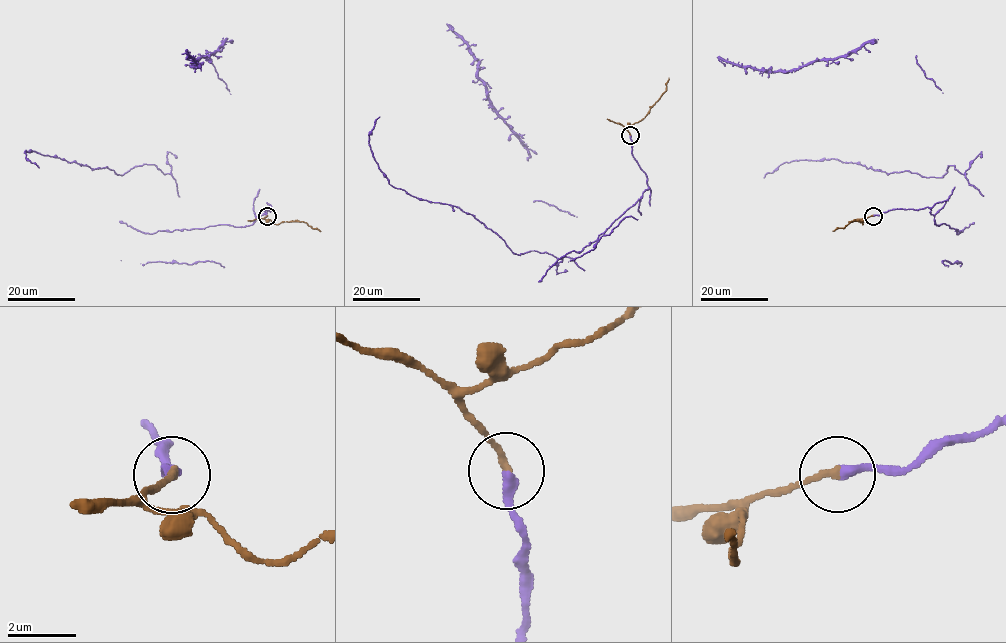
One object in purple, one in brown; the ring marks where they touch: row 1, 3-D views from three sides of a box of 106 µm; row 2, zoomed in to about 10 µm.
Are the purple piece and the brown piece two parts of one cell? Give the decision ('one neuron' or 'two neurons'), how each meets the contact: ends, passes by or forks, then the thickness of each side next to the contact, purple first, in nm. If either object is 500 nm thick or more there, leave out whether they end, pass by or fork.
one neuron; purple ends there; brown ends there; 320 nm thick on the purple side, 200 nm on the other

